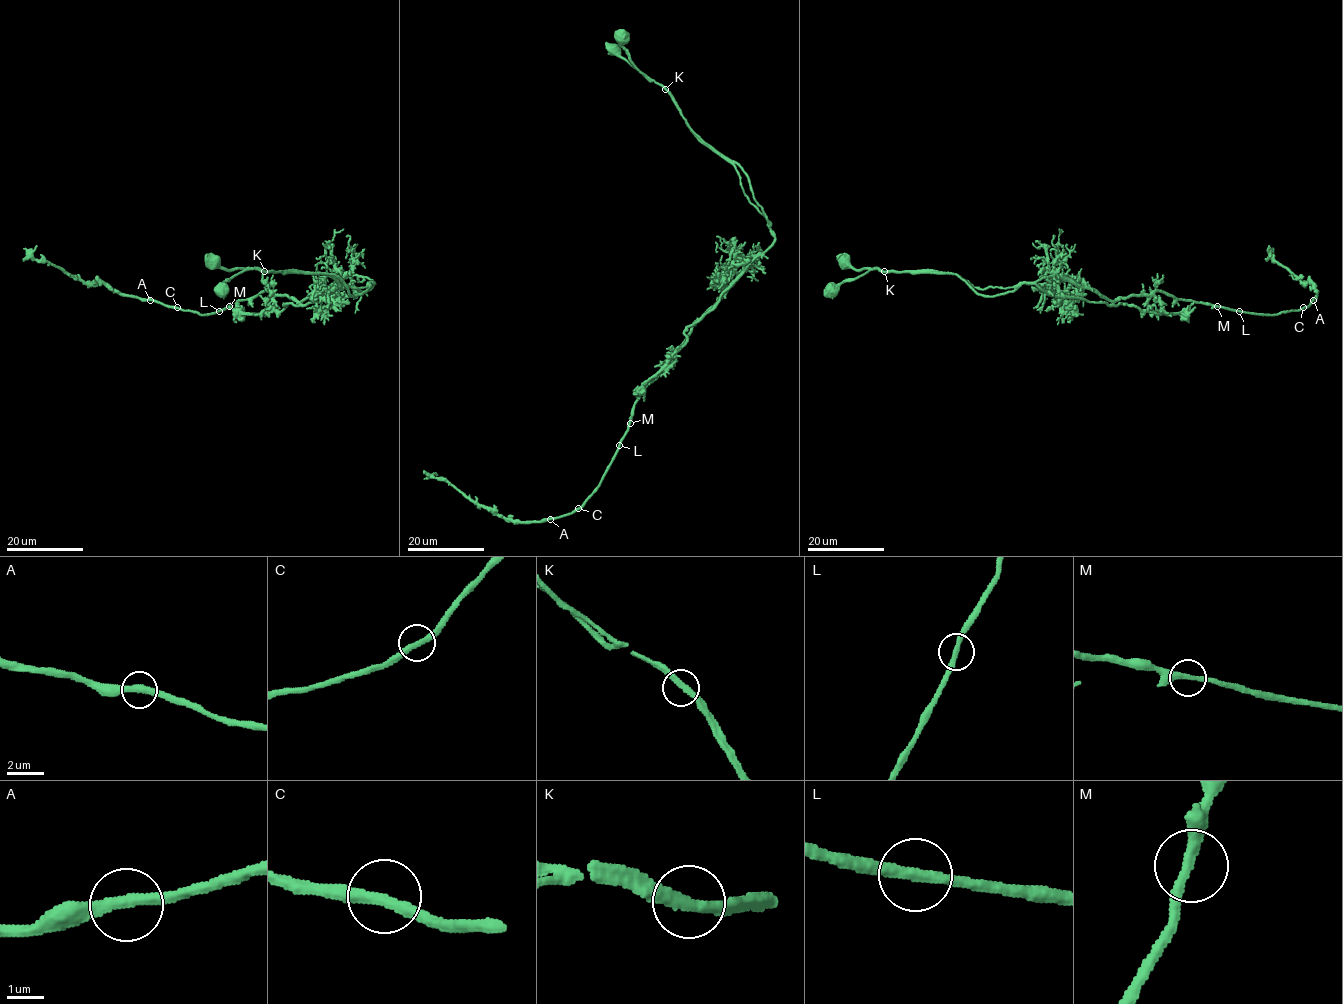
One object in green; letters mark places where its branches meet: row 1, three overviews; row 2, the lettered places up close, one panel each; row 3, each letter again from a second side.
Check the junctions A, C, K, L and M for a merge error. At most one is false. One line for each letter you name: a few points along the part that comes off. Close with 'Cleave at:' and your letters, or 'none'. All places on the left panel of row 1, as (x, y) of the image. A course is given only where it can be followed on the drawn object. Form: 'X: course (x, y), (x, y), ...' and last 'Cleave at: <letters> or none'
K: course (265, 271), (334, 274), (353, 296), (374, 284), (358, 295), (286, 303), (280, 311), (243, 313), (239, 303)
Cleave at: K

